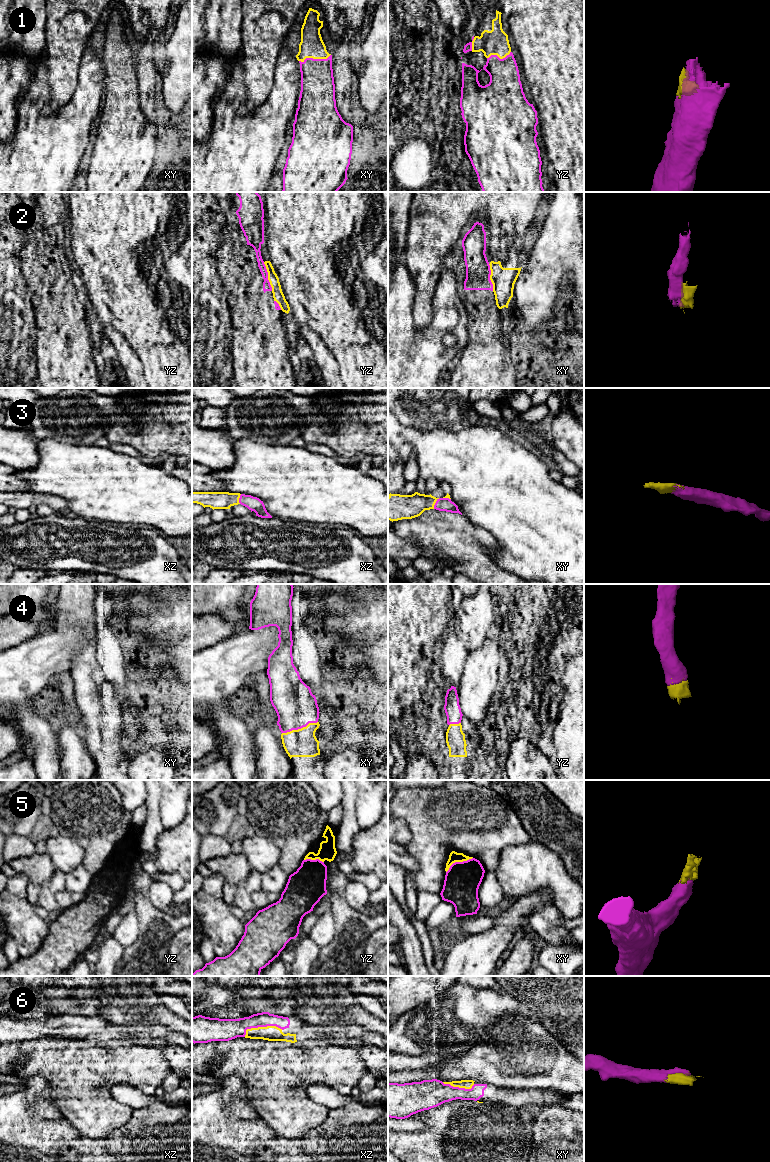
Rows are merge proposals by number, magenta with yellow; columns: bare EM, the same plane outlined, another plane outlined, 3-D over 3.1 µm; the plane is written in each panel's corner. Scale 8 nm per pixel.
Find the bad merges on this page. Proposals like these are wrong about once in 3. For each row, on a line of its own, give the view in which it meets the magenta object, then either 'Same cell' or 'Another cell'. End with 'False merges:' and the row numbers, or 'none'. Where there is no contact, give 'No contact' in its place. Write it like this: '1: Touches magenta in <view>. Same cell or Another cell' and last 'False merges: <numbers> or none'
1: Touches magenta in xy. Same cell
2: Touches magenta in yz. Another cell
3: Touches magenta in xy. Same cell
4: Touches magenta in xy. Same cell
5: Touches magenta in xy. Same cell
6: Touches magenta in xz. Same cell
False merges: 2

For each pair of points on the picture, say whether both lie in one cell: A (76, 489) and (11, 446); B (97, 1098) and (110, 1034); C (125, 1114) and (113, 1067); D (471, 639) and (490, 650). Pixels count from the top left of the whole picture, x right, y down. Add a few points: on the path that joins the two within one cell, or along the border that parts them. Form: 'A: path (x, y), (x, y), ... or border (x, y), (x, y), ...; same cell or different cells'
A: border (37, 440), (36, 446), (39, 462), (18, 470); different cells
B: border (85, 1041), (133, 1041); different cells
C: path (110, 1107), (90, 1088), (90, 1085), (98, 1077); same cell
D: border (486, 639), (478, 648), (469, 652); different cells

